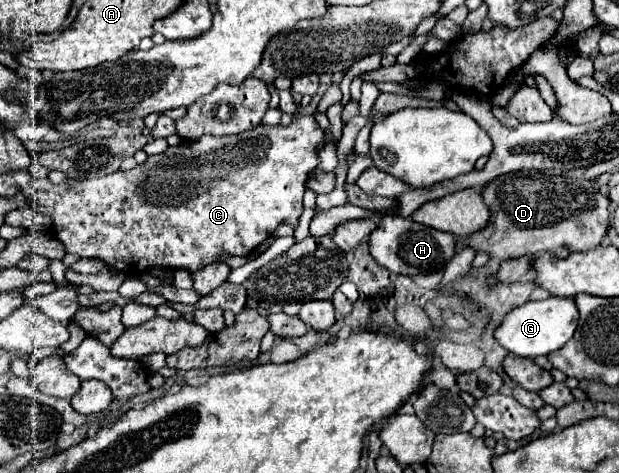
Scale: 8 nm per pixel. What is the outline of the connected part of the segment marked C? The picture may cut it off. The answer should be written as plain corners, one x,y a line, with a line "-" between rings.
299,116
289,126
257,126
253,130
245,130
241,134
233,136
201,136
193,142
183,142
179,146
169,146
163,154
149,156
143,164
137,164
131,170
107,174
103,178
93,180
71,180
67,184
53,184
47,178
33,180
29,188
21,190
25,196
33,196
33,206
37,212
49,216
53,220
51,234
63,242
65,250
69,254
79,254
81,258
97,258
103,260
107,266
113,266
115,270
123,274
143,274
145,270
151,272
153,268
169,268
169,270
189,270
195,272
203,266
215,264
219,256
247,256
251,254
259,244
263,244
269,236
273,236
275,228
281,222
297,226
299,216
303,212
303,194
305,194
305,180
309,172
319,164
319,156
315,152
317,144
323,140
323,130
315,124
313,116

